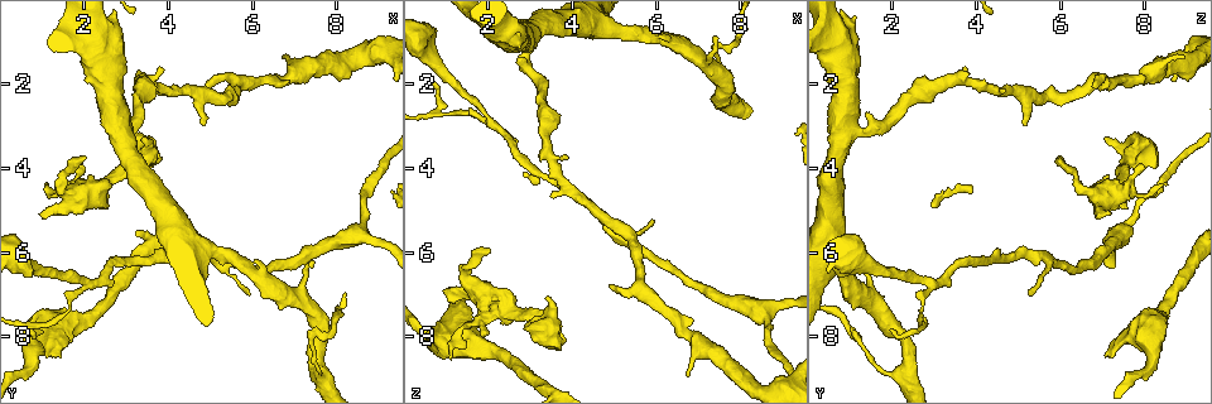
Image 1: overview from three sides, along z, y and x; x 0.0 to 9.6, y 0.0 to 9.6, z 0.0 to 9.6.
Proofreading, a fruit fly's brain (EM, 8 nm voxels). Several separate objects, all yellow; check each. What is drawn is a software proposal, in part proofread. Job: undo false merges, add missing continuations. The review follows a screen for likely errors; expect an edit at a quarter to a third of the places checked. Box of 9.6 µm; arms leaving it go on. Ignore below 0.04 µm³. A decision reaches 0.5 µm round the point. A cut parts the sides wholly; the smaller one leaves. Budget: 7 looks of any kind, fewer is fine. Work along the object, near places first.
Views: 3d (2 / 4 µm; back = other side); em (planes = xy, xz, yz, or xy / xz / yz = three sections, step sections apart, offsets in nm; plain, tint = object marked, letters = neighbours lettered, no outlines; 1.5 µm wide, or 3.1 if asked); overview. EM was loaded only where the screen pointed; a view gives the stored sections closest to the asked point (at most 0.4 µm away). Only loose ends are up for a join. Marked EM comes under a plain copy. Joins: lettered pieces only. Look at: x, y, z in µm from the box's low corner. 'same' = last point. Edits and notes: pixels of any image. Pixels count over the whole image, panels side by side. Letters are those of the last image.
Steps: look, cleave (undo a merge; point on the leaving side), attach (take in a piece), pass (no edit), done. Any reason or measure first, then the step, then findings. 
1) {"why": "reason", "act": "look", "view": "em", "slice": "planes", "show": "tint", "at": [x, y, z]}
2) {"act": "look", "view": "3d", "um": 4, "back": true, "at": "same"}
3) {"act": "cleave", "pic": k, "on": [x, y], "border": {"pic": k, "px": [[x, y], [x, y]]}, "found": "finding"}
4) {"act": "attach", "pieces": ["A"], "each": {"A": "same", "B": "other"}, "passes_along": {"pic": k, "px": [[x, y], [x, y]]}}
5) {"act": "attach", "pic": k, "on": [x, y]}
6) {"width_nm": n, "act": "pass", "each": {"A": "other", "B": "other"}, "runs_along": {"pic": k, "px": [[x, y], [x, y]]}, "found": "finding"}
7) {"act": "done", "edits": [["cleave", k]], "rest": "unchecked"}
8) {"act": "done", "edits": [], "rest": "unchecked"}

{"why": "branch stops here", "act": "look", "view": "3d", "um": 2, "at": [2.05, 3.75, 5.95]}

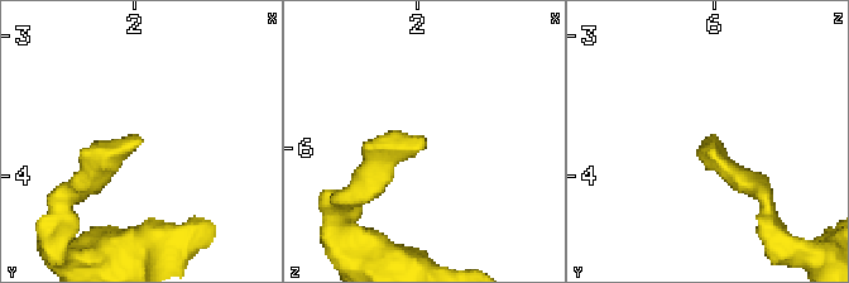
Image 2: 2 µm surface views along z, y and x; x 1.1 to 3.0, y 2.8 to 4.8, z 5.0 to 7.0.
{"why": "need the tissue", "act": "look", "view": "em", "slice": "planes", "show": "letters", "at": [2.04, 3.74, 5.92]}

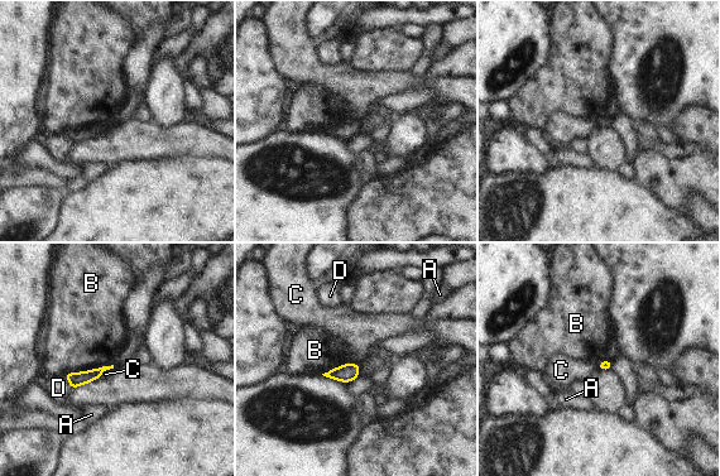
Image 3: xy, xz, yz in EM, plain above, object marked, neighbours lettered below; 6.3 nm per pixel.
{"act": "pass", "each": {"A": "other", "B": "other", "C": "other", "D": "other"}, "border": {"pic": 3, "px": [[113, 364], [63, 375]]}, "found": "no lettered piece goes on from it"}

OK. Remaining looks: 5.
{"why": "an open end", "act": "look", "view": "3d", "um": 4, "at": [1.00, 5.15, 6.80]}

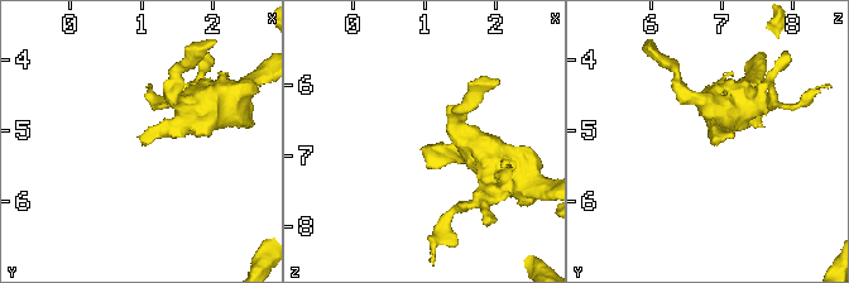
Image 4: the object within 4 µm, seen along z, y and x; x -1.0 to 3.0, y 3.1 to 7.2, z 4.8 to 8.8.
{"act": "look", "view": "em", "slice": "planes", "show": "letters", "at": [1.00, 5.15, 6.80]}

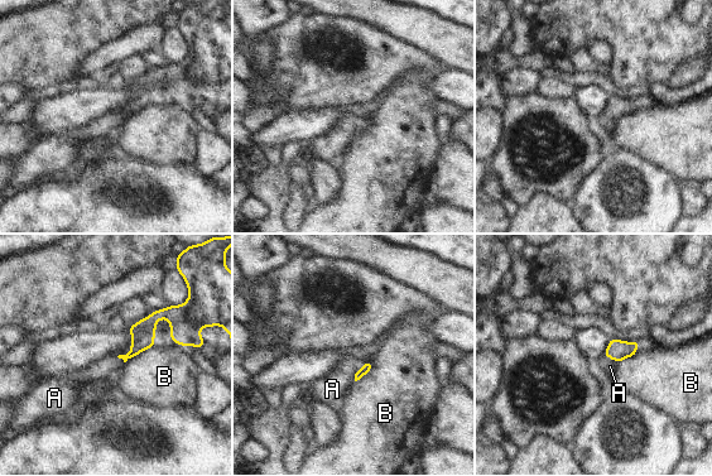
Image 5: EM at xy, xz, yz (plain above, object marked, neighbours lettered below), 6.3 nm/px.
{"act": "attach", "pieces": ["A"], "each": {"A": "same", "B": "other"}, "passes_along": {"pic": 5, "px": [[367, 366], [357, 371], [332, 389]]}, "found": "it goes on there"}

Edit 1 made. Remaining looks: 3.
{"act": "done", "edits": [["attach", 5]], "rest": "unchecked"}

